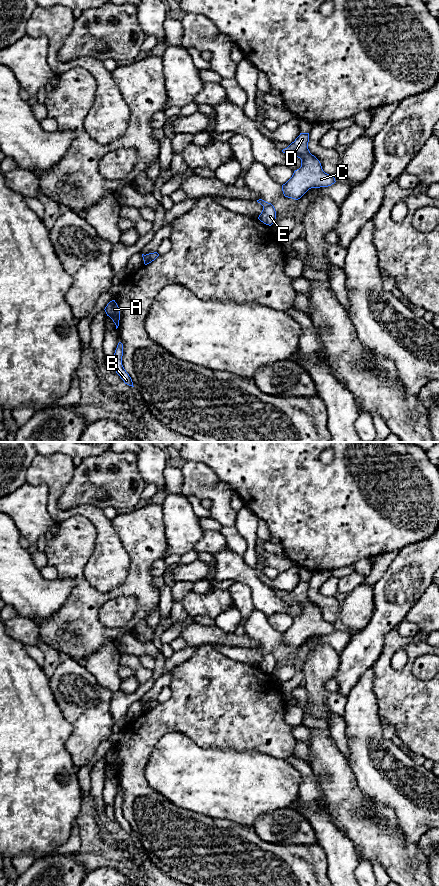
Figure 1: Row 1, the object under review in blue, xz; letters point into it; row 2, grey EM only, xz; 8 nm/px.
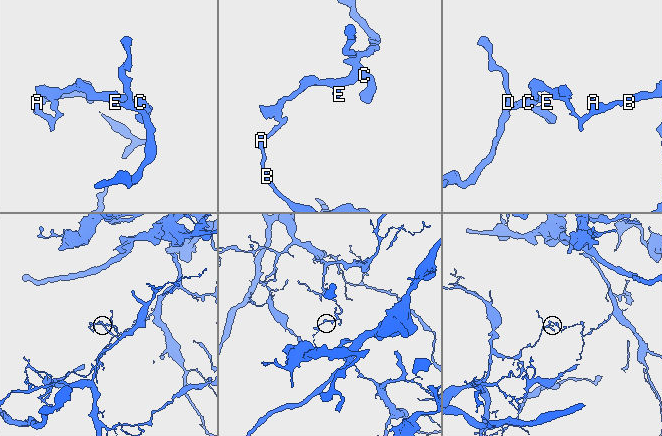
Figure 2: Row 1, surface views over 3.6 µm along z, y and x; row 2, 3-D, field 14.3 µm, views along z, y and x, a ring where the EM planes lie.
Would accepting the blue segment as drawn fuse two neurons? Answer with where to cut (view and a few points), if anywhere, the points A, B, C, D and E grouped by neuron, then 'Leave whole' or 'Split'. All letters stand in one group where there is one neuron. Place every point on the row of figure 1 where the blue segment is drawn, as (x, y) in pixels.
Split along xz (152, 253), (144, 261). Groups: A B / C D E. Split

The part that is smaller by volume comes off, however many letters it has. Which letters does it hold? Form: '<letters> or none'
A, B

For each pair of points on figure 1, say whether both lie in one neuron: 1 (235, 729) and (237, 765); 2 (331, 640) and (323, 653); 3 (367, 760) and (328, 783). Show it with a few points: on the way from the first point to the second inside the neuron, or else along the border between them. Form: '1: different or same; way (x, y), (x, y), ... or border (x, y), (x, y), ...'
1: different; border (213, 747), (229, 747), (240, 751), (260, 751)
2: different; border (339, 653), (328, 645), (316, 644), (307, 655)
3: different; border (347, 760), (358, 787)

